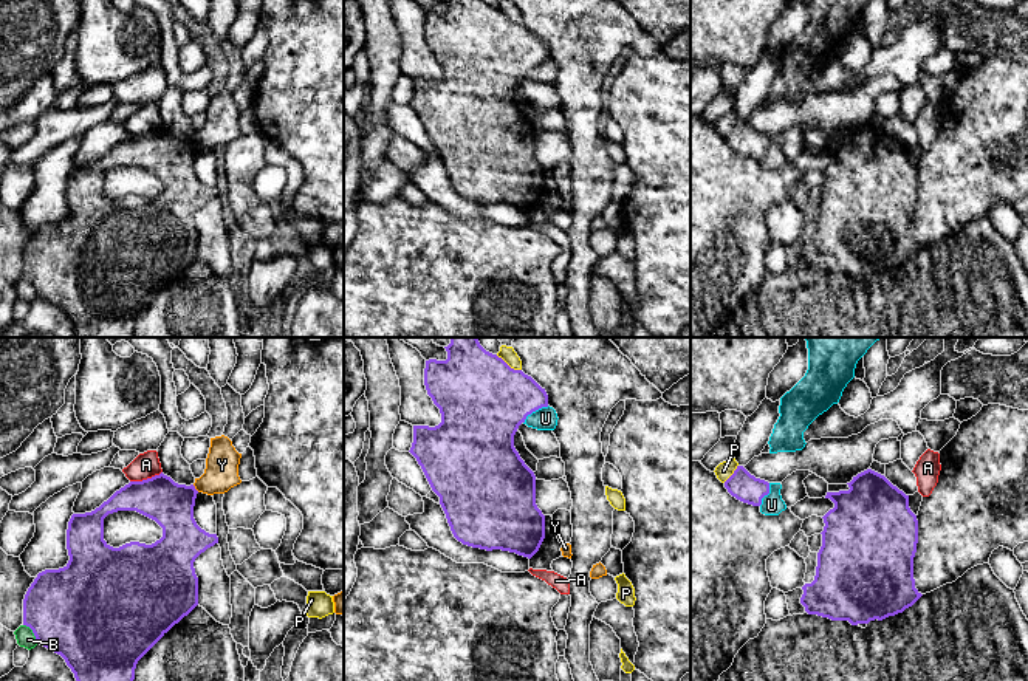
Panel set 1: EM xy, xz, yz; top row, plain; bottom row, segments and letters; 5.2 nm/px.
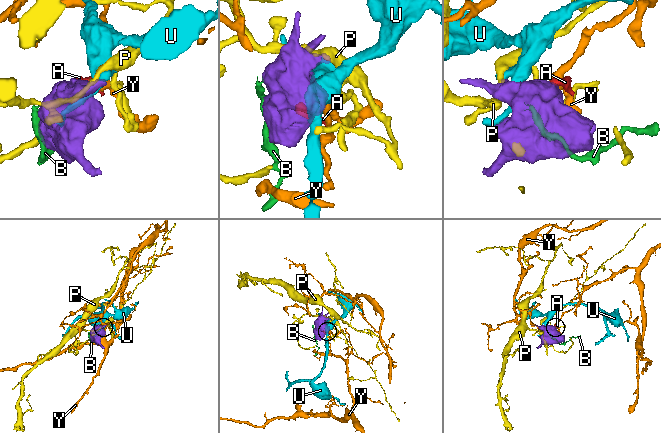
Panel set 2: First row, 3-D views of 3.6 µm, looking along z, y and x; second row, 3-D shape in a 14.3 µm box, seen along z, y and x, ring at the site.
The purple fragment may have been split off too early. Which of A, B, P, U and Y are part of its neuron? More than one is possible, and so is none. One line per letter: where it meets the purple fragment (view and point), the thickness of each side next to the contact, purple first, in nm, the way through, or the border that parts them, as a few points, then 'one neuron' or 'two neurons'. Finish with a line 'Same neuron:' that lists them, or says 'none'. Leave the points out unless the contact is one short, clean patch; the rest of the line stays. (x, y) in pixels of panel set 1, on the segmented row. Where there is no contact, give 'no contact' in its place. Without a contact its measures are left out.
A: meets purple in xy at (147, 479); 240 nm thick on the purple side, 130 nm on the other; border along xy (161, 471), (130, 482); two neurons
B: meets purple in xy at (33, 632); 480 nm thick on the purple side, 100 nm on the other; border along xy (23, 624), (39, 643); two neurons
P: meets purple in xz at (507, 364); 460 nm thick on the purple side, 80 nm on the other; two neurons
U: meets purple in xz at (534, 410); 420 nm thick on the purple side, 120 nm on the other; two neurons
Y: meets purple in xy at (194, 488); 240 nm thick on the purple side, 180 nm on the other; border along xy (192, 485), (198, 491); two neurons
Same neuron: none

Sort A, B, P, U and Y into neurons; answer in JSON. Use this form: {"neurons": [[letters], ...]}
{"neurons": [["A"], ["B"], ["P"], ["U"], ["Y"]]}

